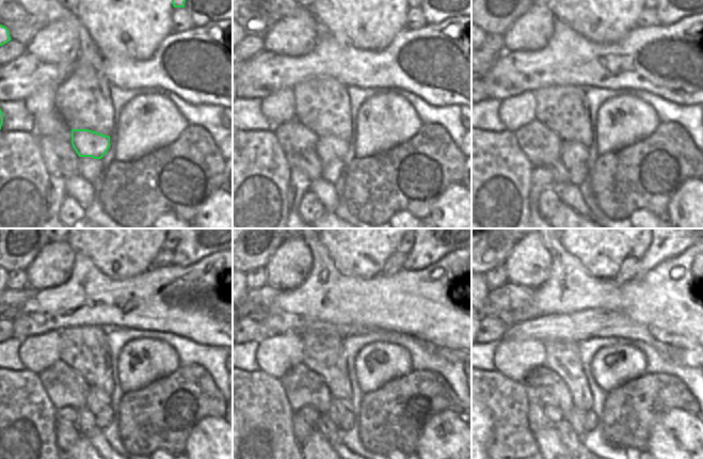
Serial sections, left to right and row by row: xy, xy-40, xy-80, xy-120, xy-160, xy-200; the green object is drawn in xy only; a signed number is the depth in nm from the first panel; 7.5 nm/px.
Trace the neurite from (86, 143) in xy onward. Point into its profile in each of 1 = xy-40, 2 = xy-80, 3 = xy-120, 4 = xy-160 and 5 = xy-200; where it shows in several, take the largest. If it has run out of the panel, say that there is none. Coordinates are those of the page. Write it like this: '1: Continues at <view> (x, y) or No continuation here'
1: Continues at xy-40 (329, 148)
2: Continues at xy-80 (572, 153)
3: Continues at xy-120 (97, 399)
4: Continues at xy-160 (337, 406)
5: Continues at xy-200 (574, 411).

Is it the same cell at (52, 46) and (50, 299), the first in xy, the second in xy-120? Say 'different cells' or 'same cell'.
different cells

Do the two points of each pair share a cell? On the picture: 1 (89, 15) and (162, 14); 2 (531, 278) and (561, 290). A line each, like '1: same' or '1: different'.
1: same
2: different

